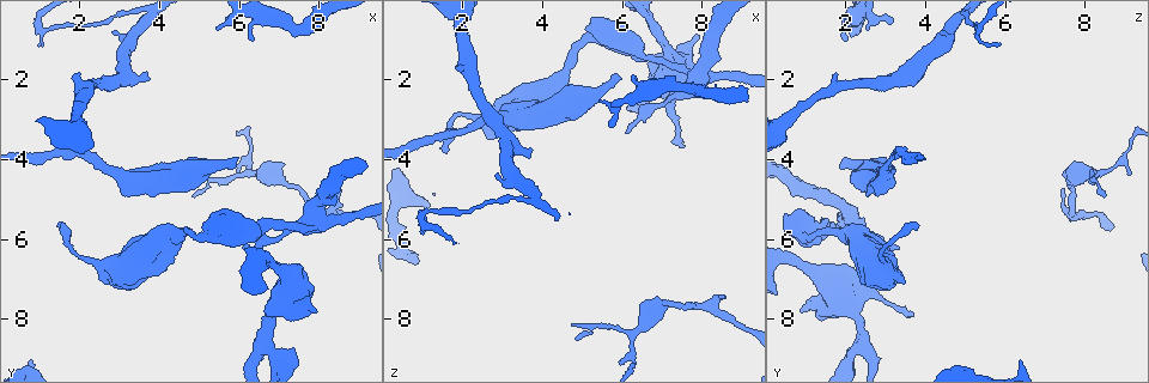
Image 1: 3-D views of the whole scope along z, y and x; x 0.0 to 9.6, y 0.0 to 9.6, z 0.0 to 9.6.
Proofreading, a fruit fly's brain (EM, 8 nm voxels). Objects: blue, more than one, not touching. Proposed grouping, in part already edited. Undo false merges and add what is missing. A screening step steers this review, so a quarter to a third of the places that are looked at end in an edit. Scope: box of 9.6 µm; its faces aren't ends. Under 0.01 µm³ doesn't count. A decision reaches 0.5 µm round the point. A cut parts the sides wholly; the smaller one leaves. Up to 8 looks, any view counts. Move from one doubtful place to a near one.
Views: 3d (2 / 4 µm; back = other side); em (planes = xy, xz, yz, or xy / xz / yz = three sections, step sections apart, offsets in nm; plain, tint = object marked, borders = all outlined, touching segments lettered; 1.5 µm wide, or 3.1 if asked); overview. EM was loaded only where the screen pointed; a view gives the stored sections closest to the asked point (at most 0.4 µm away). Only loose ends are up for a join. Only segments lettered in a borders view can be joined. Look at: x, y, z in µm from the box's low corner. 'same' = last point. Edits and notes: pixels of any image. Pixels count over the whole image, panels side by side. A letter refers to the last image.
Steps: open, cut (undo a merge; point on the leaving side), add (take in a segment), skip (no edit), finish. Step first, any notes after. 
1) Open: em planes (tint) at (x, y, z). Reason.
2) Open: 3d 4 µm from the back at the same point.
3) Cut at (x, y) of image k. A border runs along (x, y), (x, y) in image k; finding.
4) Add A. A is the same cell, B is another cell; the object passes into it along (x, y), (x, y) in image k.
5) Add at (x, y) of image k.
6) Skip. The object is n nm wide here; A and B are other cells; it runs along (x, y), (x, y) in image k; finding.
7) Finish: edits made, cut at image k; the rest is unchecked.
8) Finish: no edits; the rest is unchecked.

Open: em planes (plain) at (6.25, 4.35, 8.35). Three arms meet.

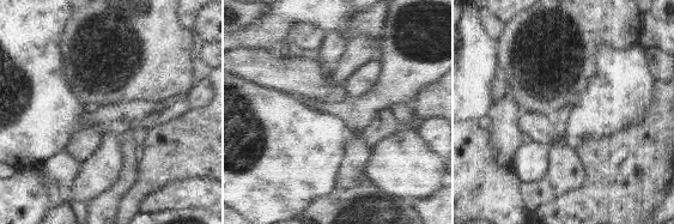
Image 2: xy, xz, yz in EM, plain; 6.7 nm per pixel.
Open: em planes (tint) at the same point. With the object marked.

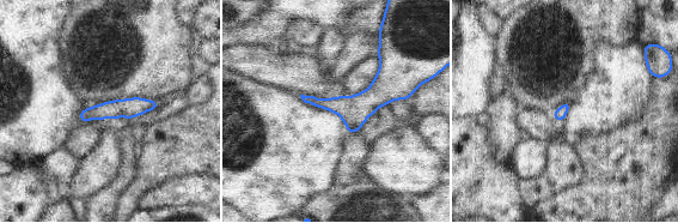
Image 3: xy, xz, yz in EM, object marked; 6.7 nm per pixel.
Open: em planes (borders) at the same point.

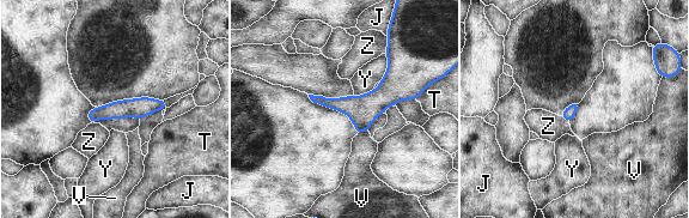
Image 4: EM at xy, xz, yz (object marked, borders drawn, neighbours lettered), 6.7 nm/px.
Skip. J, T, V, Y and Z are other cells; it runs along (164, 106), (115, 109), (90, 116) in image 4; all the same neuron.

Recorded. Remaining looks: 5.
Open: 3d 4 µm from the back at (1.05, 0.75, 5.35). A narrow waist.

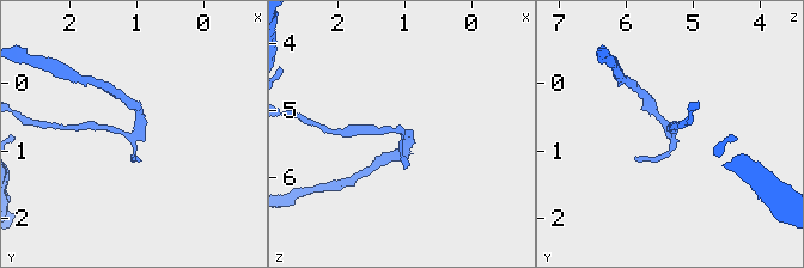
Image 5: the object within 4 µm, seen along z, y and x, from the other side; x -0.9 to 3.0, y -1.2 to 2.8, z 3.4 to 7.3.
Open: em xy step 8 (tint) at (1.15, 0.70, 5.30). Shape alone is not enough.

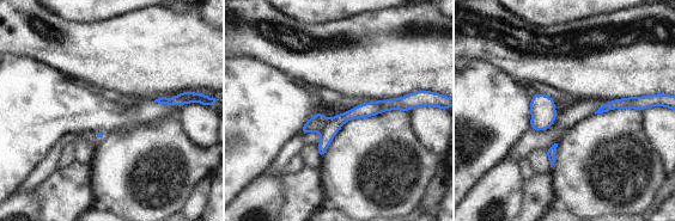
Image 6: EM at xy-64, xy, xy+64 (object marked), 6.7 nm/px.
Open: em xy step 8 (borders) at the same point.

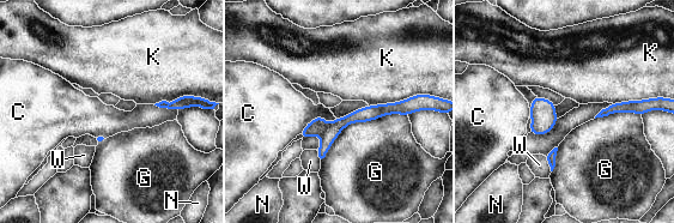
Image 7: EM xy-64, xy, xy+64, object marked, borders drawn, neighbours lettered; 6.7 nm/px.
Cut at (317, 126) of image 7. C, G, K, N and W are other cells; a border runs along (327, 126), (320, 134) in image 7; two neurons meet here.

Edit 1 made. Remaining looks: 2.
Finish: edits made, cut at image 7; the rest is unchecked.

